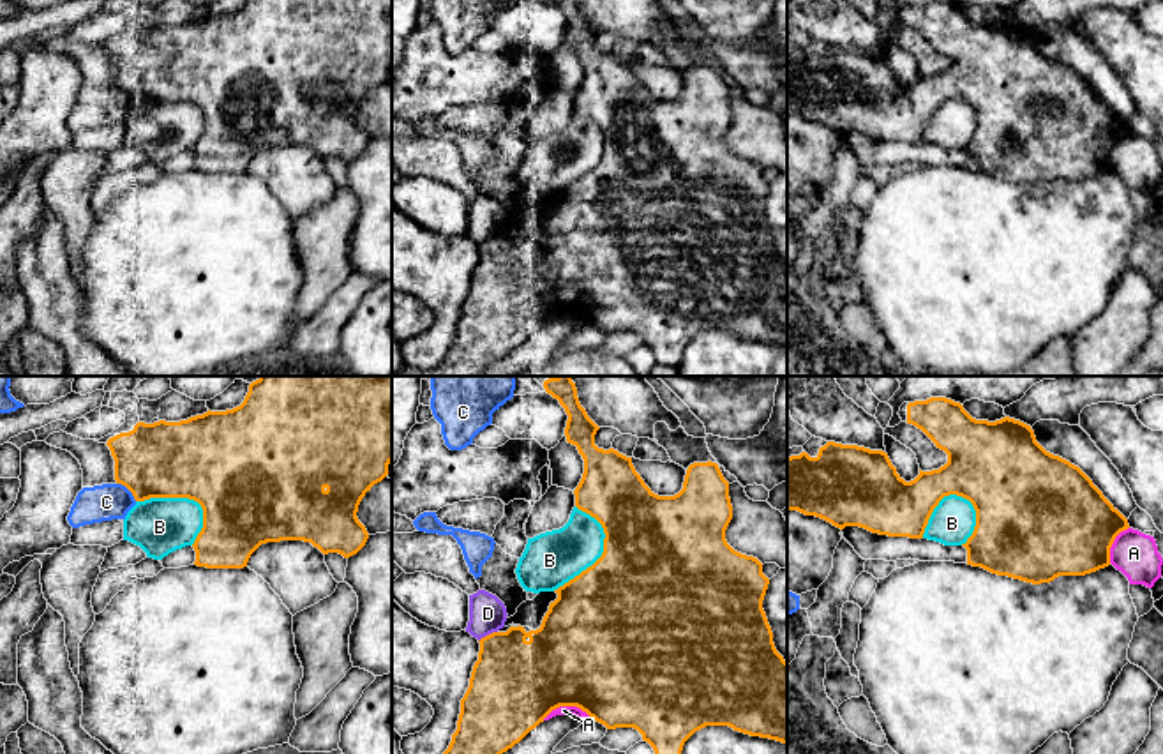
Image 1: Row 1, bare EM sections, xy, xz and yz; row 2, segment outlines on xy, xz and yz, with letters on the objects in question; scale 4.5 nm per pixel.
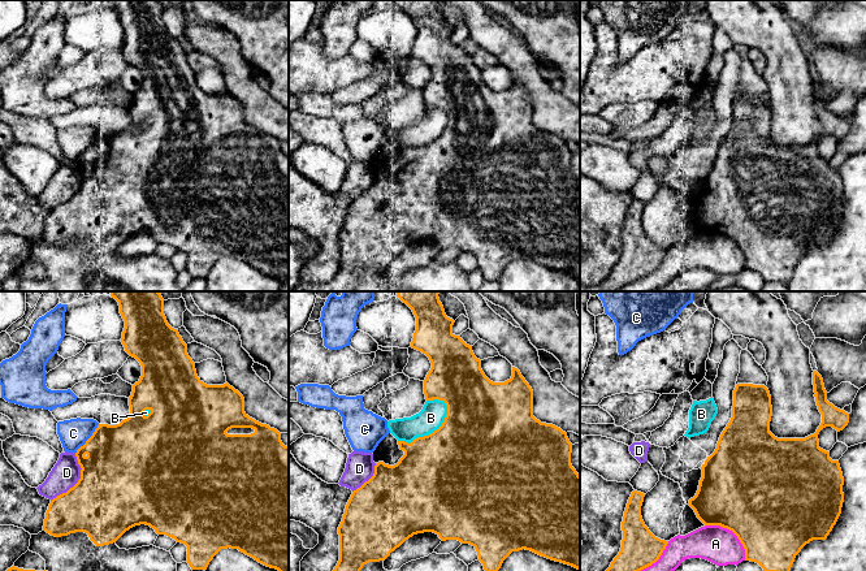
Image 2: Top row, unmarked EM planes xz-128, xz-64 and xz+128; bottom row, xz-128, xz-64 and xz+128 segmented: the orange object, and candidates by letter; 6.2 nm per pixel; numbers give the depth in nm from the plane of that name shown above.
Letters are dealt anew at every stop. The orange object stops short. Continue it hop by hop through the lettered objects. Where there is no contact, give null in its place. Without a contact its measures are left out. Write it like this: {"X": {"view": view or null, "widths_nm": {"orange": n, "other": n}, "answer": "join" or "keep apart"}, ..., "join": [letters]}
{"A": {"view": "xz", "widths_nm": {"orange": 480, "other": 50}, "answer": "keep apart"}, "B": {"view": "yz", "widths_nm": {"orange": 300, "other": 200}, "answer": "keep apart"}, "C": {"view": "xy", "widths_nm": {"orange": 360, "other": 170}, "answer": "keep apart"}, "D": {"view": "xz", "widths_nm": {"orange": 400, "other": 170}, "answer": "keep apart"}, "join": []}

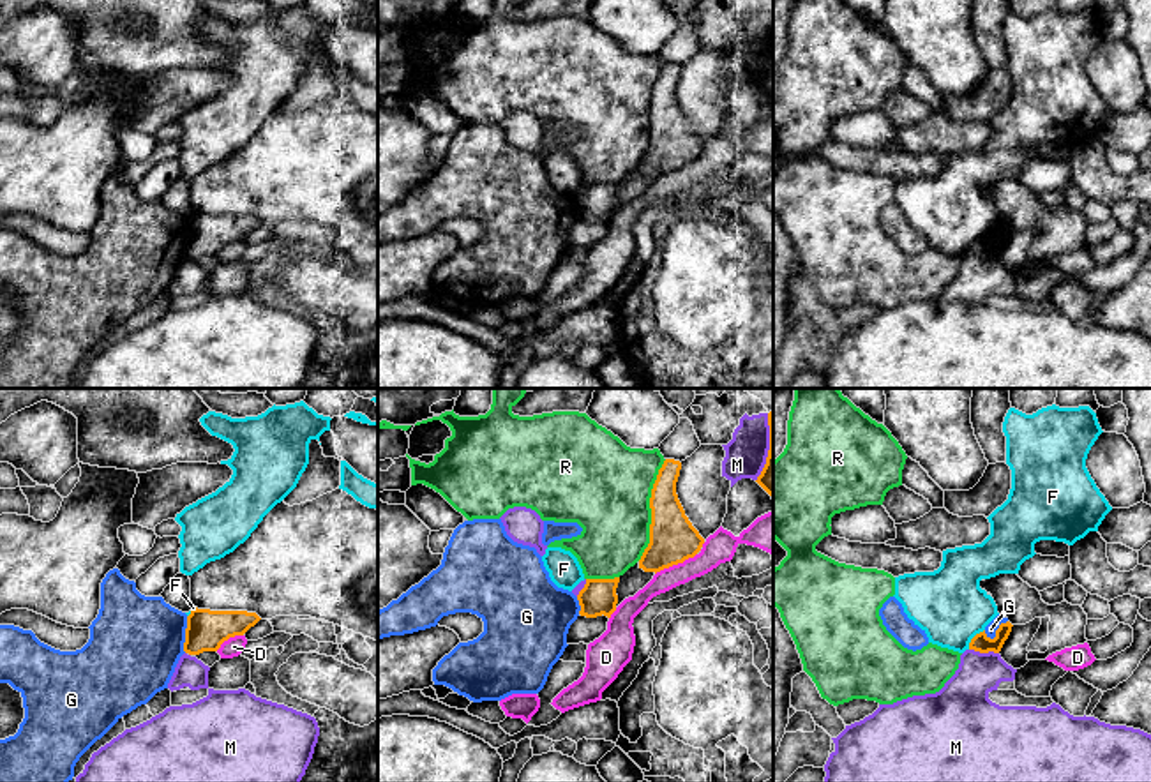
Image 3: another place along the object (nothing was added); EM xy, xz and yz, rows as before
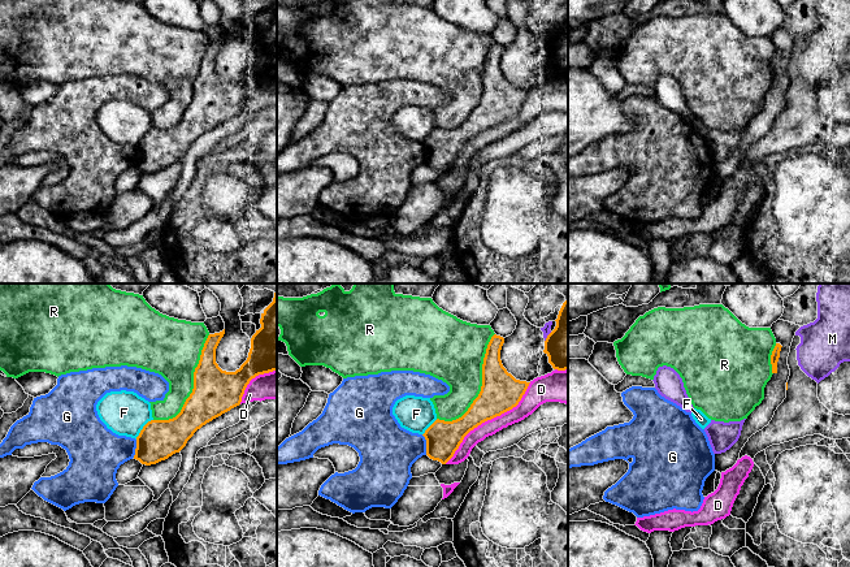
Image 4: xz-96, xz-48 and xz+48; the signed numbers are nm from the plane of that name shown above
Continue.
{"D": {"view": "xz", "widths_nm": {"orange": 220, "other": 140}, "answer": "keep apart"}, "F": {"view": "yz", "widths_nm": {"orange": 80, "other": 320}, "answer": "keep apart"}, "G": {"view": "xy", "widths_nm": {"orange": 180, "other": 420}, "answer": "keep apart"}, "M": {"view": "yz", "widths_nm": {"orange": 80, "other": 220}, "answer": "keep apart"}, "R": {"view": "xz", "widths_nm": {"orange": 220, "other": 420}, "answer": "keep apart"}, "join": []}

